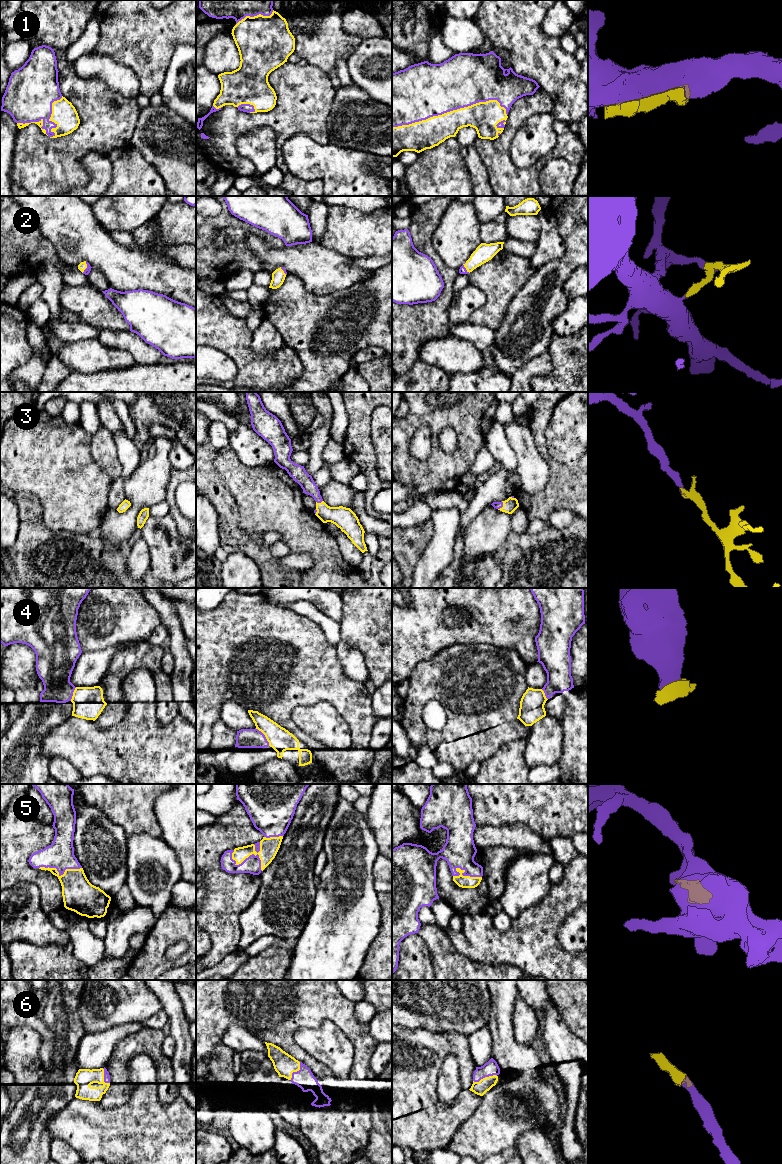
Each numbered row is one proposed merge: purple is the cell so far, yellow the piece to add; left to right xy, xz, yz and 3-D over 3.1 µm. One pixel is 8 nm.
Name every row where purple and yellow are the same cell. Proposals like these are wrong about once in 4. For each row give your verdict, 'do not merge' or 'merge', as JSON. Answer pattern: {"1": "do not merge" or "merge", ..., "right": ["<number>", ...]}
{"1": "merge", "2": "merge", "3": "merge", "4": "do not merge", "5": "merge", "6": "merge", "right": ["1", "2", "3", "5", "6"]}

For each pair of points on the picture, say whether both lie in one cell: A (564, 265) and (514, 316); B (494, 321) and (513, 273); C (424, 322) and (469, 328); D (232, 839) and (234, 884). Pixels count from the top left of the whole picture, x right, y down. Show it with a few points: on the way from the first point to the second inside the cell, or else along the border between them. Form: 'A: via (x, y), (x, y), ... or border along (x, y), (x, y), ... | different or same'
A: via (551, 278), (527, 303) | same
B: via (494, 309), (501, 285) | same
C: border along (452, 325), (448, 334) | different
D: via (220, 849), (216, 853), (216, 869), (222, 875) | same

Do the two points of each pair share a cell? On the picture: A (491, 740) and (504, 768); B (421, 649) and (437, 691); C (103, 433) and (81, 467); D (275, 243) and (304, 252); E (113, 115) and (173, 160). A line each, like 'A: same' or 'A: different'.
A: different
B: different
C: different
D: different
E: different

